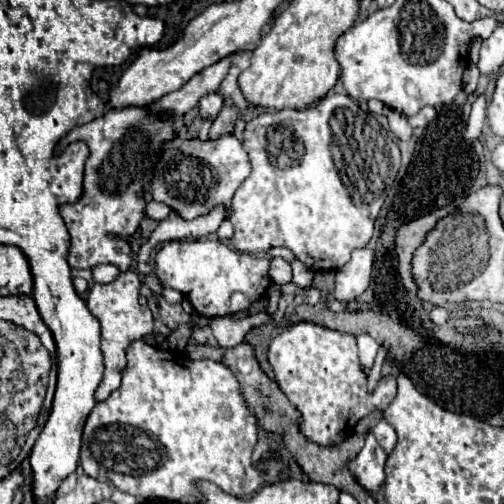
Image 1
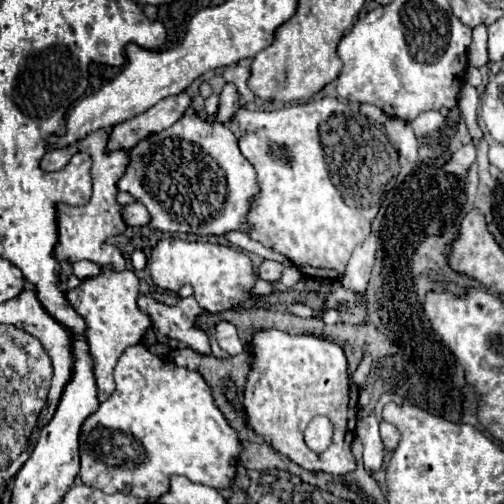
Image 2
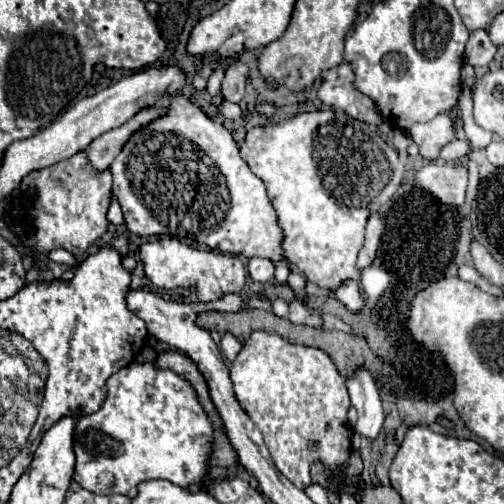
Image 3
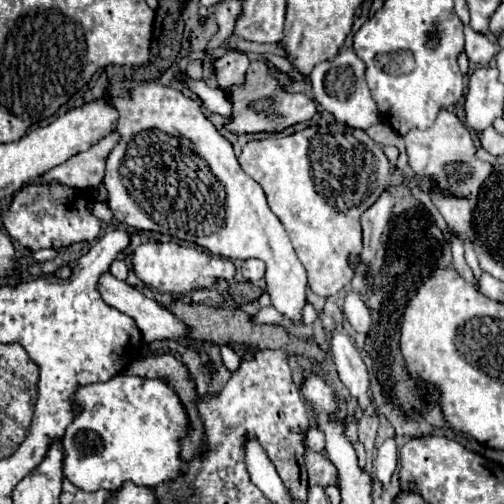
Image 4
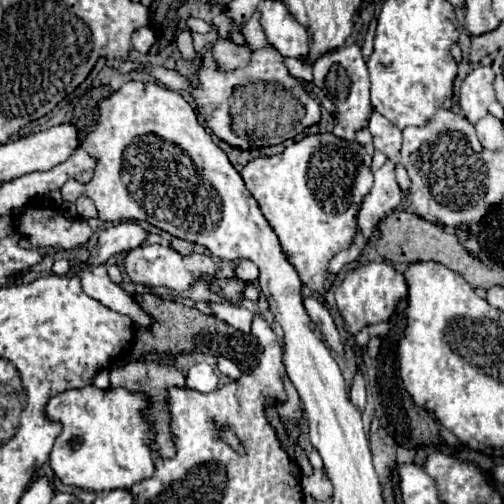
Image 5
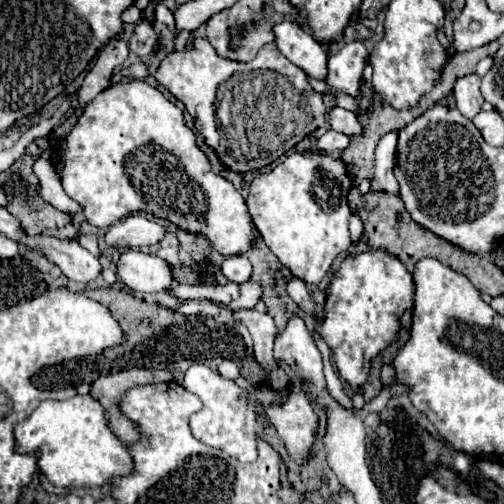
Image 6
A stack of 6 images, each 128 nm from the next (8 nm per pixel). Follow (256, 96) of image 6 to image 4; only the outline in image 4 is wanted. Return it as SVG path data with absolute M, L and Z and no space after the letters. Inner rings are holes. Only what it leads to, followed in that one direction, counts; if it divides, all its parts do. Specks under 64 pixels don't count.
M264 60L250 62L250 68L246 72L246 82L240 86L232 86L224 90L232 102L232 116L226 124L226 130L232 134L256 134L256 132L284 132L286 128L308 122L318 110L312 98L306 94L294 94L284 90L278 80L272 76L268 64Z

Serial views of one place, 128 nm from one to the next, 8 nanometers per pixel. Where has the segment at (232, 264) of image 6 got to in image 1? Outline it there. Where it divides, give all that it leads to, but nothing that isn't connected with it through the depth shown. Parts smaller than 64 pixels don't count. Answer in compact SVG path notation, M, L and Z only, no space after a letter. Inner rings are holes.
M280 257L270 260L269 275L276 284L290 283L292 280L292 268L290 263Z

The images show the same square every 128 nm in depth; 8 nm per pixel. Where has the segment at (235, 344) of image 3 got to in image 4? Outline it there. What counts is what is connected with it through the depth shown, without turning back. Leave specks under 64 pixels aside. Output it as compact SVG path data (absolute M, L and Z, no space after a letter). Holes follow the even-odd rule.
M224 346L224 348L220 350L220 354L222 354L222 364L224 364L230 372L234 372L234 370L240 366L240 358L236 356L236 352L234 352L230 346Z

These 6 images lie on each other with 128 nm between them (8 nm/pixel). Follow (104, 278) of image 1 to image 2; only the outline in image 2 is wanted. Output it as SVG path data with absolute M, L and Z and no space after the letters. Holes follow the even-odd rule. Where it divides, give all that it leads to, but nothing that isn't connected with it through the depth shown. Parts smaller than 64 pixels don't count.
M78 260L78 262L72 262L72 268L74 268L74 274L84 280L84 278L90 278L90 276L96 276L100 272L100 266L94 264L94 262L88 262L88 260Z

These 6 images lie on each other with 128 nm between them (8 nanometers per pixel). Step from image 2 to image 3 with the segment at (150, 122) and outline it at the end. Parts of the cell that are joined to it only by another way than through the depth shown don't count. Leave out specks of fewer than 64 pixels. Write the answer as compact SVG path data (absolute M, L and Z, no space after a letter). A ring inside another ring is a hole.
M144 108L134 118L130 118L126 124L122 124L120 128L114 128L114 130L106 132L104 136L98 136L86 148L86 156L88 156L88 162L92 164L92 168L98 172L104 172L112 164L112 160L118 156L122 146L128 142L132 132L140 130L142 126L146 126L154 118L162 116L164 112L166 112L166 108L150 108L150 110Z

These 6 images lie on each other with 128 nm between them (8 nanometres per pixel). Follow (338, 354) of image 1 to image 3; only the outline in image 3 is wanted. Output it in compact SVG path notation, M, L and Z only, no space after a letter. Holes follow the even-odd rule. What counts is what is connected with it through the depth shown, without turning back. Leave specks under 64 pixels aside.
M252 332L252 336L246 340L244 348L236 356L232 368L230 368L236 400L240 408L250 416L250 420L258 426L258 430L264 436L264 442L270 450L270 456L278 470L300 490L306 490L310 484L308 470L310 464L320 460L328 468L338 468L342 466L352 448L350 448L350 428L348 428L348 408L350 408L350 398L348 390L344 384L344 378L338 374L334 362L330 356L318 348L308 348L308 346L298 346L290 344L278 334L268 334L268 332Z

